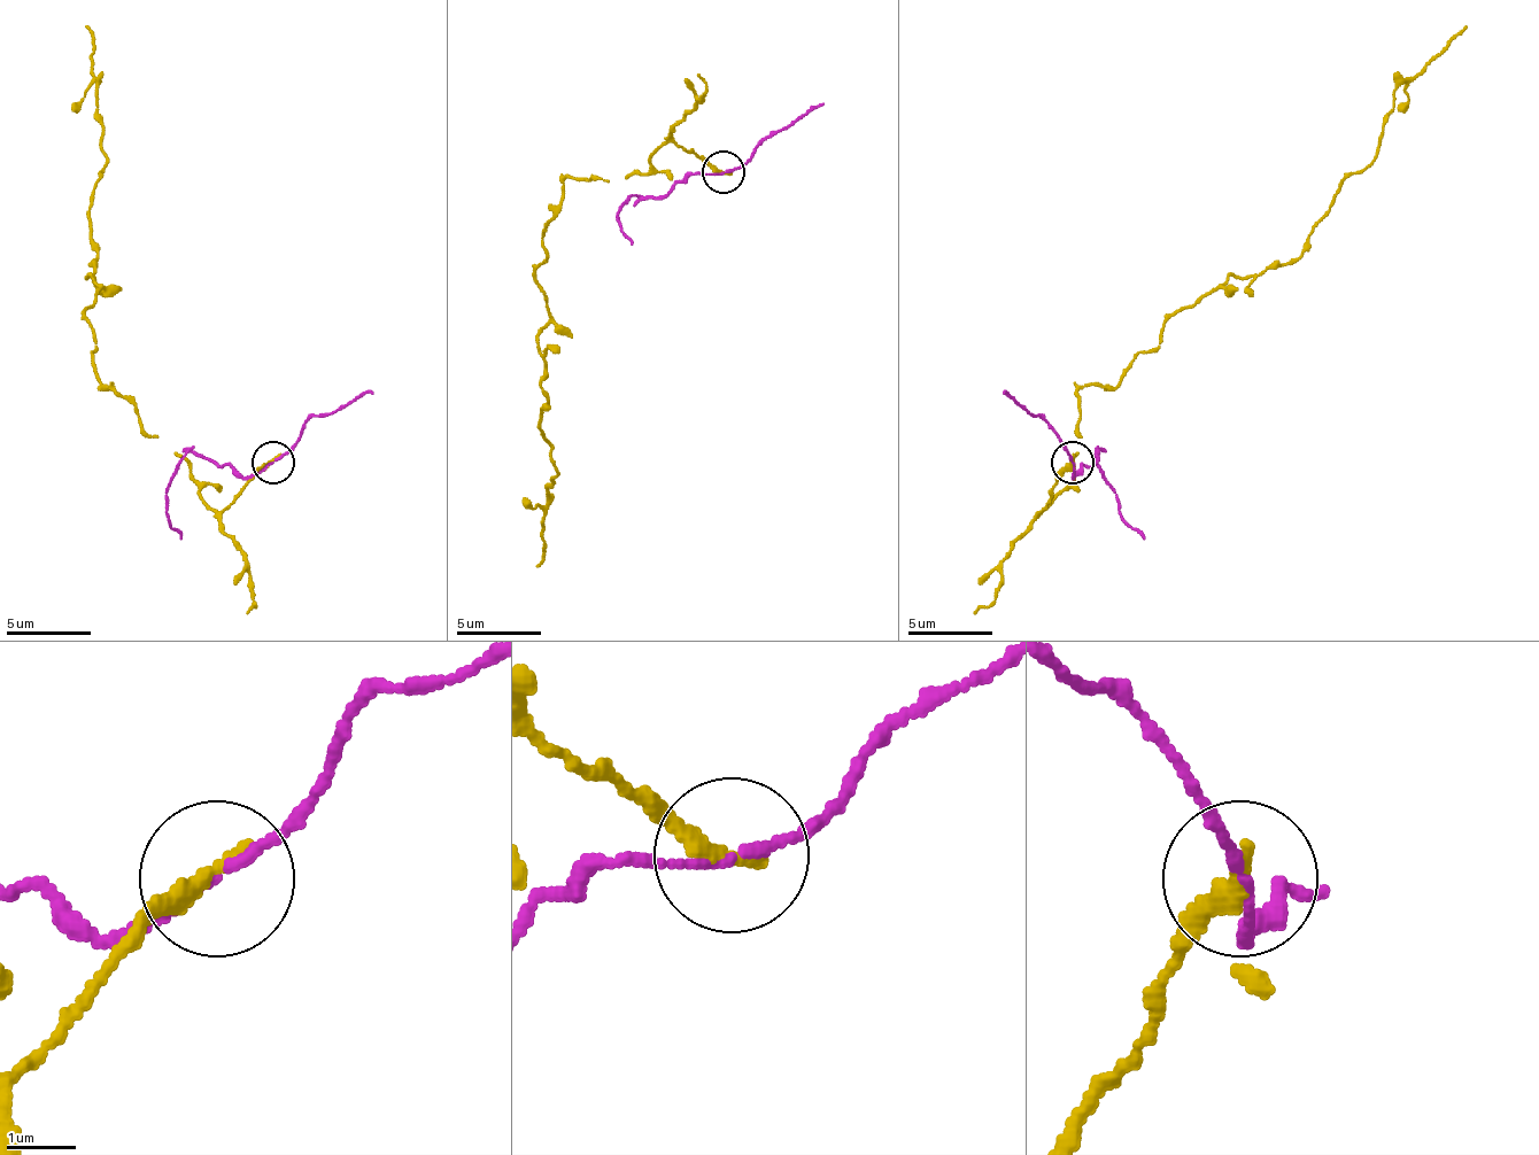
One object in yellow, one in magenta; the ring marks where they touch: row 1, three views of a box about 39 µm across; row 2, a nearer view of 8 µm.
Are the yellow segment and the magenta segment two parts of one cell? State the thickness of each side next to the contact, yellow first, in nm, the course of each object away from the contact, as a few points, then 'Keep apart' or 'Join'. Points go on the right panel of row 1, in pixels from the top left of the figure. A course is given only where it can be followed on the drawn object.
Thickness 280 nm (yellow) against 120 nm. Course of yellow: (1073, 464), (1043, 511), (1073, 481), (1081, 387), (1115, 387), (1230, 276), (1299, 260), (1392, 93), (1464, 25). Course of magenta: (1073, 464), (1073, 477), (1098, 455), (1095, 455), (1120, 514), (1145, 541). Keep apart

